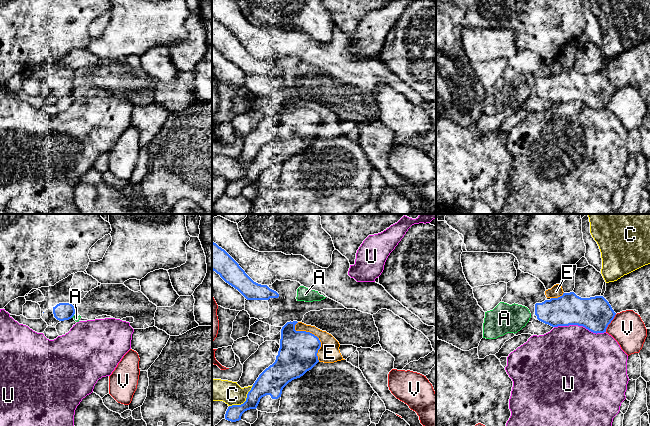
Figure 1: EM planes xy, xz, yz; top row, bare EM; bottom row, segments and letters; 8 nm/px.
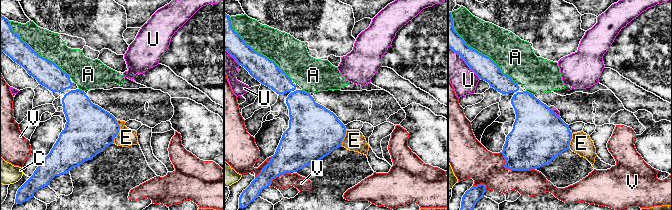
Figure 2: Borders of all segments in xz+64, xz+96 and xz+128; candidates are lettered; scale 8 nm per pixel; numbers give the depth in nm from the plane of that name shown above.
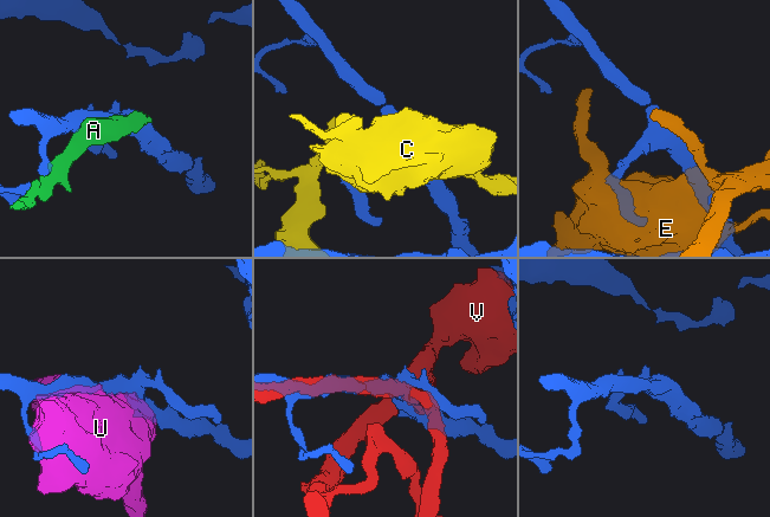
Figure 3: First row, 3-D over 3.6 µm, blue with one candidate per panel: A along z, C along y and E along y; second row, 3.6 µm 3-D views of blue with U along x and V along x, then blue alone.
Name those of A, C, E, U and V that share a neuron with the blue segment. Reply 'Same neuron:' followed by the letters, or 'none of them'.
Same neuron: none of them

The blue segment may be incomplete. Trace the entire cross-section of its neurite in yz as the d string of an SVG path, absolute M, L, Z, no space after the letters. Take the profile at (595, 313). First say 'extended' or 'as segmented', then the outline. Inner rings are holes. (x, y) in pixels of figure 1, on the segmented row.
as segmented; M570 292L536 303L535 315L552 327L578 325L597 334L606 332L616 313L603 296L581 298Z

